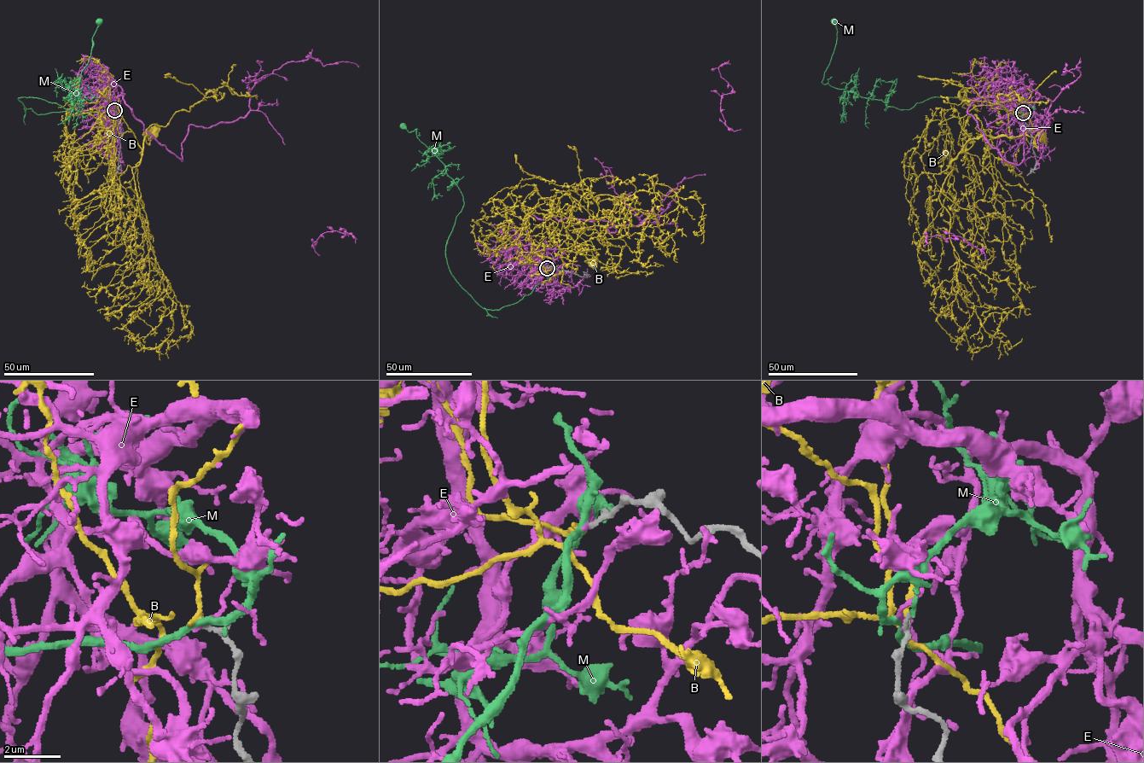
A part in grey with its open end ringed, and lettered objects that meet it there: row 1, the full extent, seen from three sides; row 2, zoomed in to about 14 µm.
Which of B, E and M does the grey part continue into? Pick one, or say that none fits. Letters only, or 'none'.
B

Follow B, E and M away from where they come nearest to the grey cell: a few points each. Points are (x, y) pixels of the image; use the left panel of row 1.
B: (114, 110), (117, 97), (120, 115), (142, 148), (143, 132), (148, 131), (148, 143), (144, 135), (152, 131)
E: (114, 110), (104, 99), (124, 95), (182, 160), (189, 125), (259, 110), (313, 245), (355, 242)
M: (114, 110), (37, 113), (18, 98), (37, 97), (70, 110), (77, 98), (72, 87), (90, 58), (100, 21)

